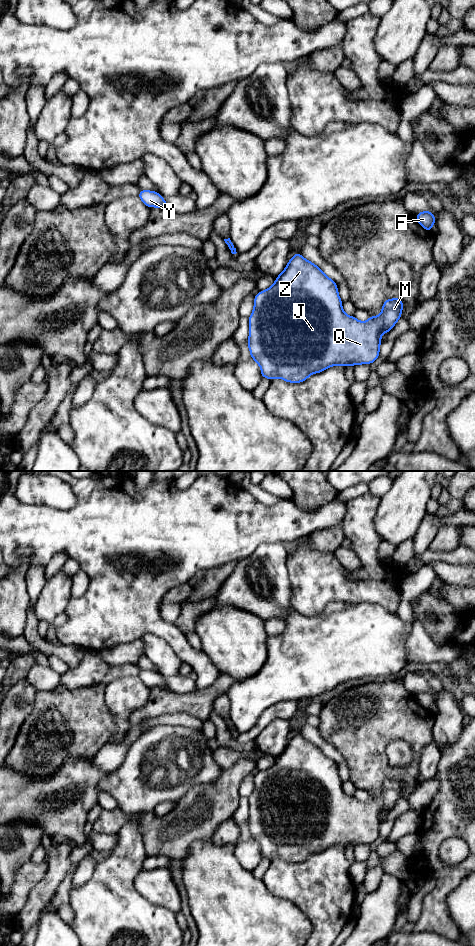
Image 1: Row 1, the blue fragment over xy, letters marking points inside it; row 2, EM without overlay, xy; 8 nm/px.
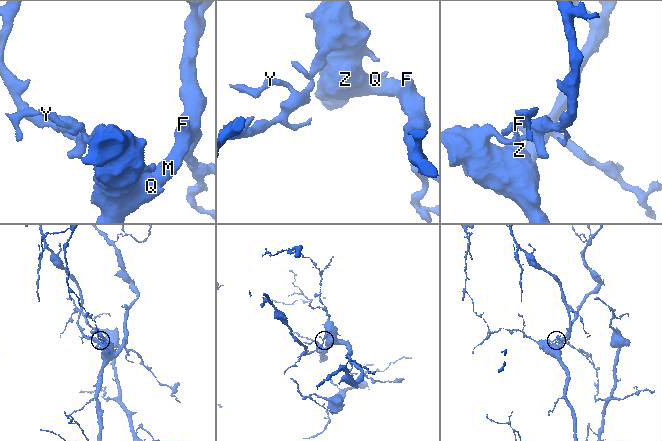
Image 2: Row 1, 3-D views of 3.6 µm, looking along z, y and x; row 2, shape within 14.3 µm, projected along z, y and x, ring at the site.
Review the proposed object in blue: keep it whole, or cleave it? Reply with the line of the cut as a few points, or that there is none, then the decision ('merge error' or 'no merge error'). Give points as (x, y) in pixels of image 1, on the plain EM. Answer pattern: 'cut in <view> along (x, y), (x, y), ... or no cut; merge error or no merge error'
cut in xy along (233, 725), (230, 730); merge error

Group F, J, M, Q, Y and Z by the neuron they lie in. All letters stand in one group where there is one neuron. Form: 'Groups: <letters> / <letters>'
Groups: F J M Q Z / Y

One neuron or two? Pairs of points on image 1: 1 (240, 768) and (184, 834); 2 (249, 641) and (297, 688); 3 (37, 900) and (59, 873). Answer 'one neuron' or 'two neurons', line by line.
1: one neuron
2: two neurons
3: one neuron

